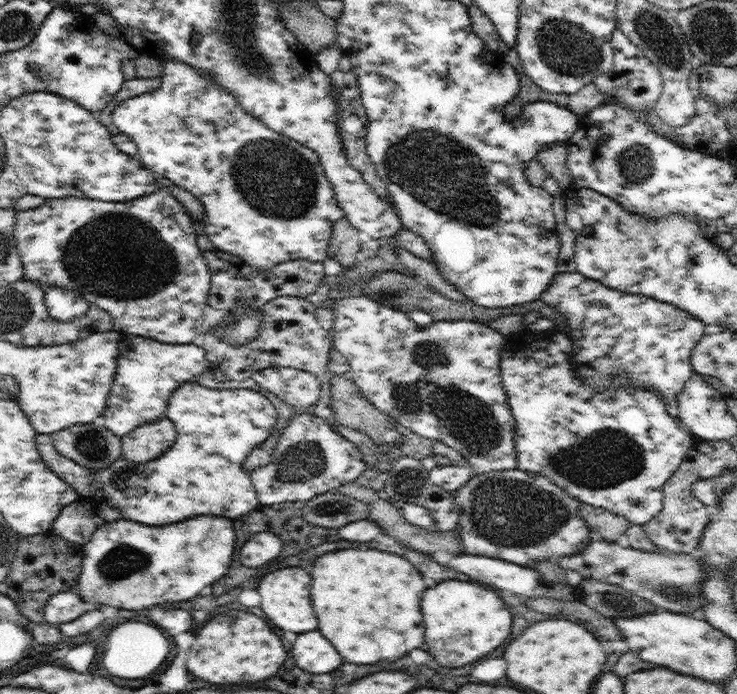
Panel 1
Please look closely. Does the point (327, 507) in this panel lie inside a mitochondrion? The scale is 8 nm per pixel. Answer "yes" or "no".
yes

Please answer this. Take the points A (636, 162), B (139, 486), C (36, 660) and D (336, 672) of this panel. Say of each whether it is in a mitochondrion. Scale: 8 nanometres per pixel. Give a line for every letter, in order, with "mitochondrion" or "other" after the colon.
A: mitochondrion
B: other
C: other
D: other

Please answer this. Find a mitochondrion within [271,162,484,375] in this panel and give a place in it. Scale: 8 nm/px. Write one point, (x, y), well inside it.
(396, 290)

